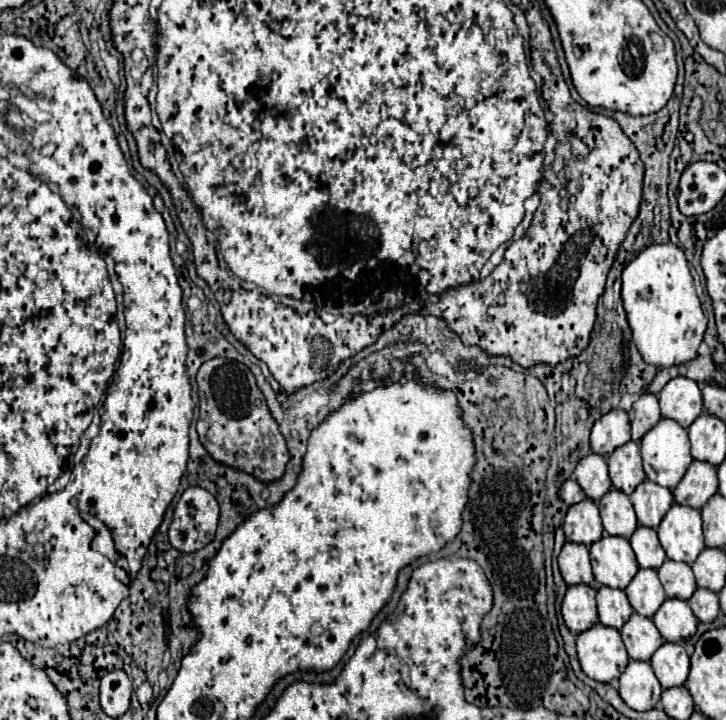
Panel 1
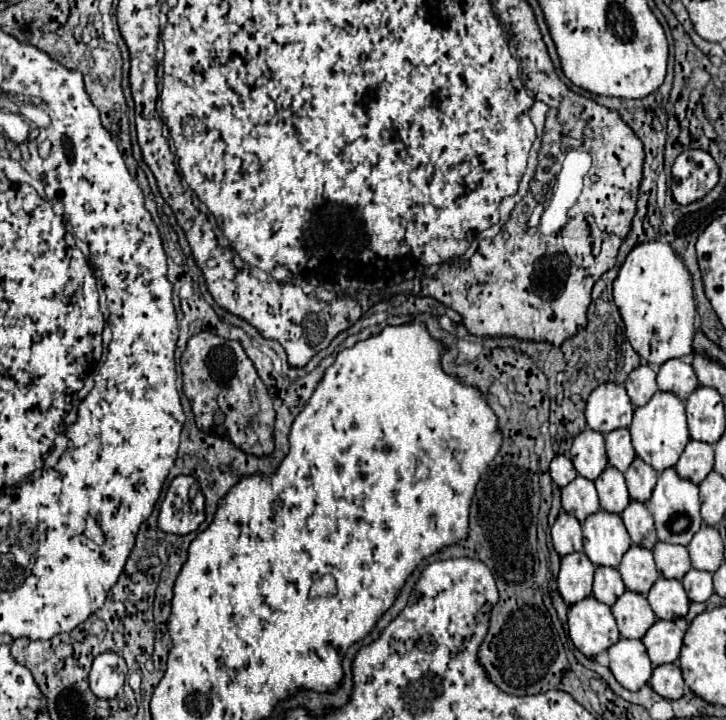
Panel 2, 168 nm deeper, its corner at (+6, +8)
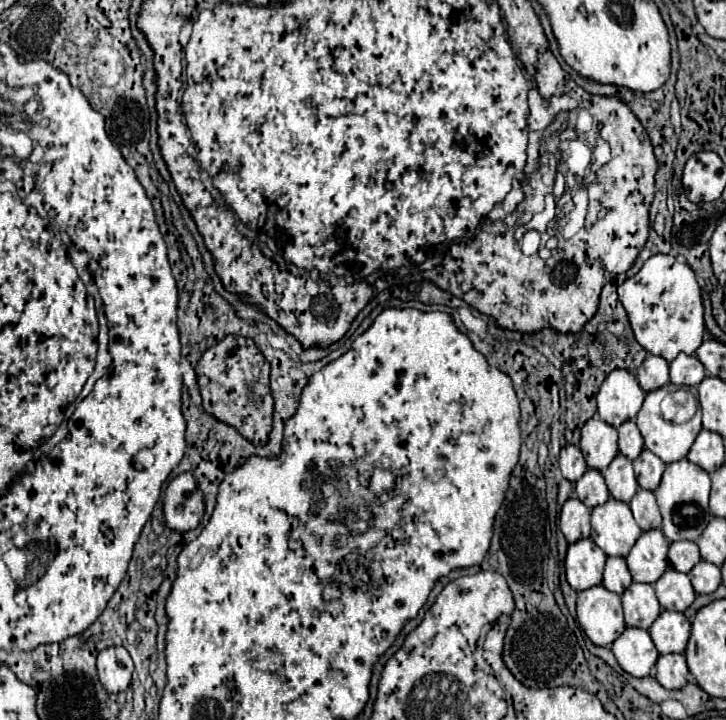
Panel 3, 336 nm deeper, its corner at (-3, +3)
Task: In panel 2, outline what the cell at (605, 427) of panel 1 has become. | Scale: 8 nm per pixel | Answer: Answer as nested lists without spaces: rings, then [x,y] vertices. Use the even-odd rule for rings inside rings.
[[[603,382],[591,392],[587,400],[587,426],[601,434],[607,434],[617,428],[627,428],[631,424],[631,416],[633,404],[621,384]]]

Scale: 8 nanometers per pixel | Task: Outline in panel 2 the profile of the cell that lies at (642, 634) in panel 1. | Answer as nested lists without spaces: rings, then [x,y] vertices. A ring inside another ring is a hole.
[[[625,590],[623,596],[611,606],[613,616],[617,620],[619,632],[623,638],[643,638],[645,632],[653,626],[657,616],[653,614],[649,602],[645,596],[639,596],[639,592]]]

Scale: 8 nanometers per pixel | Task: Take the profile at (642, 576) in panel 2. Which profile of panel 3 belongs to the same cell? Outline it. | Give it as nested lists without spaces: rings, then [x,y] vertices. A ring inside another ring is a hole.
[[[660,529],[642,533],[626,557],[626,565],[636,583],[656,583],[668,569],[668,541]]]

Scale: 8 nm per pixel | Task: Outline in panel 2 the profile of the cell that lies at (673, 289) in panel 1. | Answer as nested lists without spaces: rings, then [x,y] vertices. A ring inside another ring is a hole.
[[[645,242],[629,252],[625,264],[619,270],[617,280],[613,282],[613,298],[625,322],[625,336],[635,348],[635,352],[641,356],[641,360],[645,360],[647,364],[663,364],[669,358],[681,358],[693,352],[695,300],[691,274],[667,242]]]

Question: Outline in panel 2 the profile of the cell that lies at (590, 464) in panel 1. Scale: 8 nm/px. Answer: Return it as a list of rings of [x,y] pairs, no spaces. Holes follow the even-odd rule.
[[[591,428],[579,432],[571,446],[571,460],[581,476],[589,480],[597,480],[607,466],[603,434]]]

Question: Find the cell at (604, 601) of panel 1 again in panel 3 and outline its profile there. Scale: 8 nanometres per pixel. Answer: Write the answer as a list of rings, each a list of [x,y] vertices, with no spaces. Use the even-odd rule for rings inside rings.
[[[610,557],[606,561],[606,569],[604,569],[604,587],[612,593],[622,595],[632,583],[632,577],[628,573],[626,561],[622,557]]]

